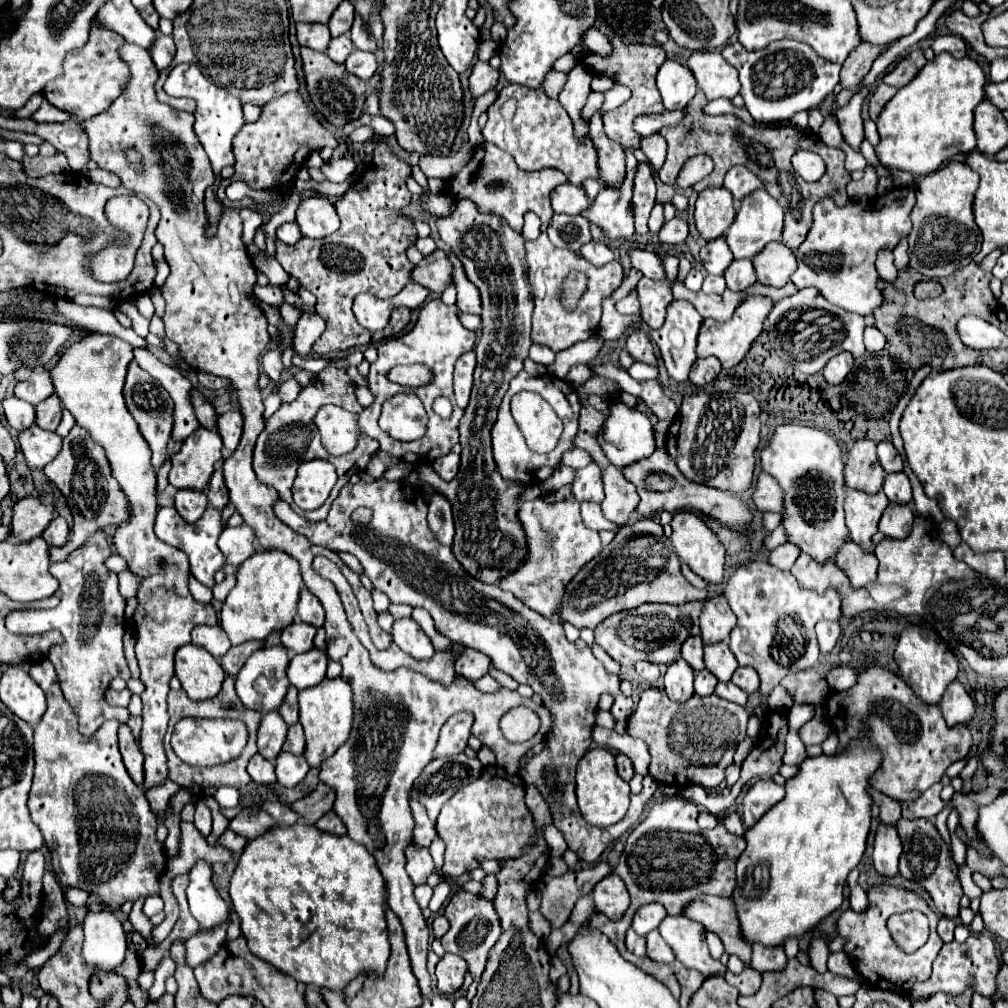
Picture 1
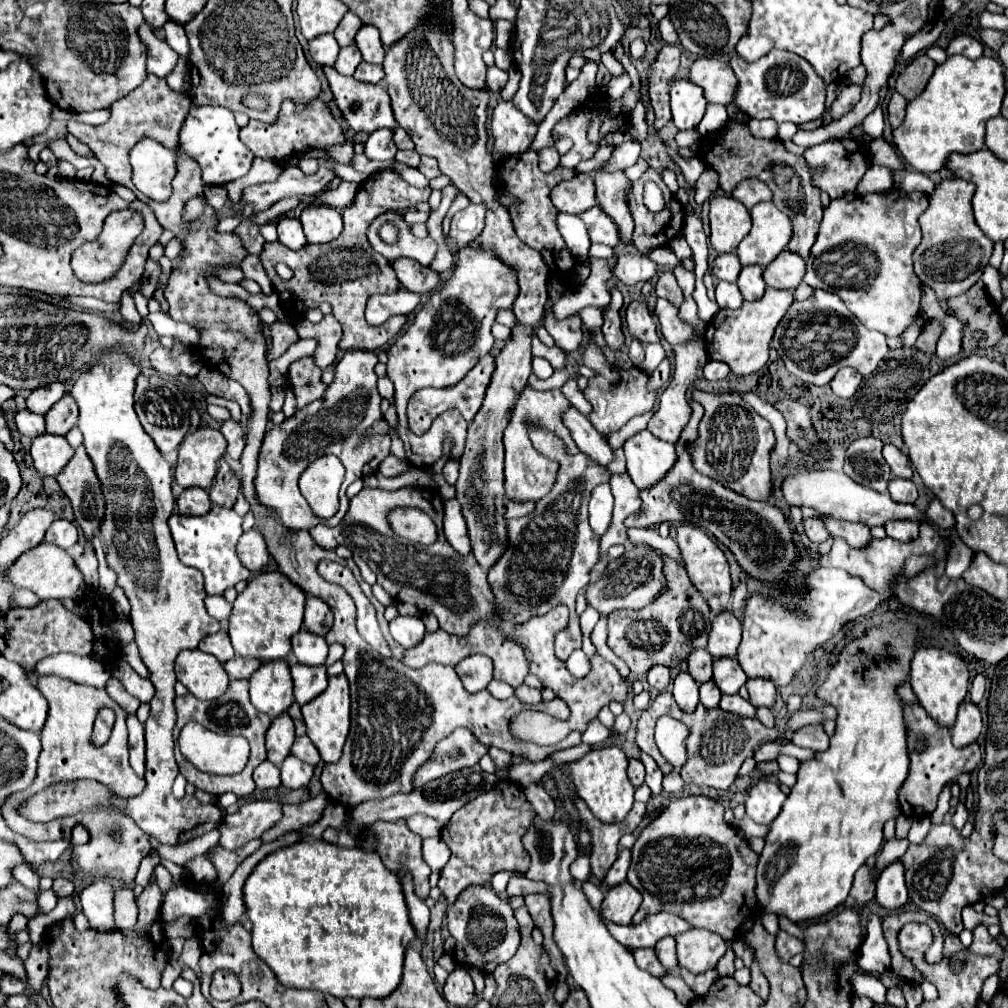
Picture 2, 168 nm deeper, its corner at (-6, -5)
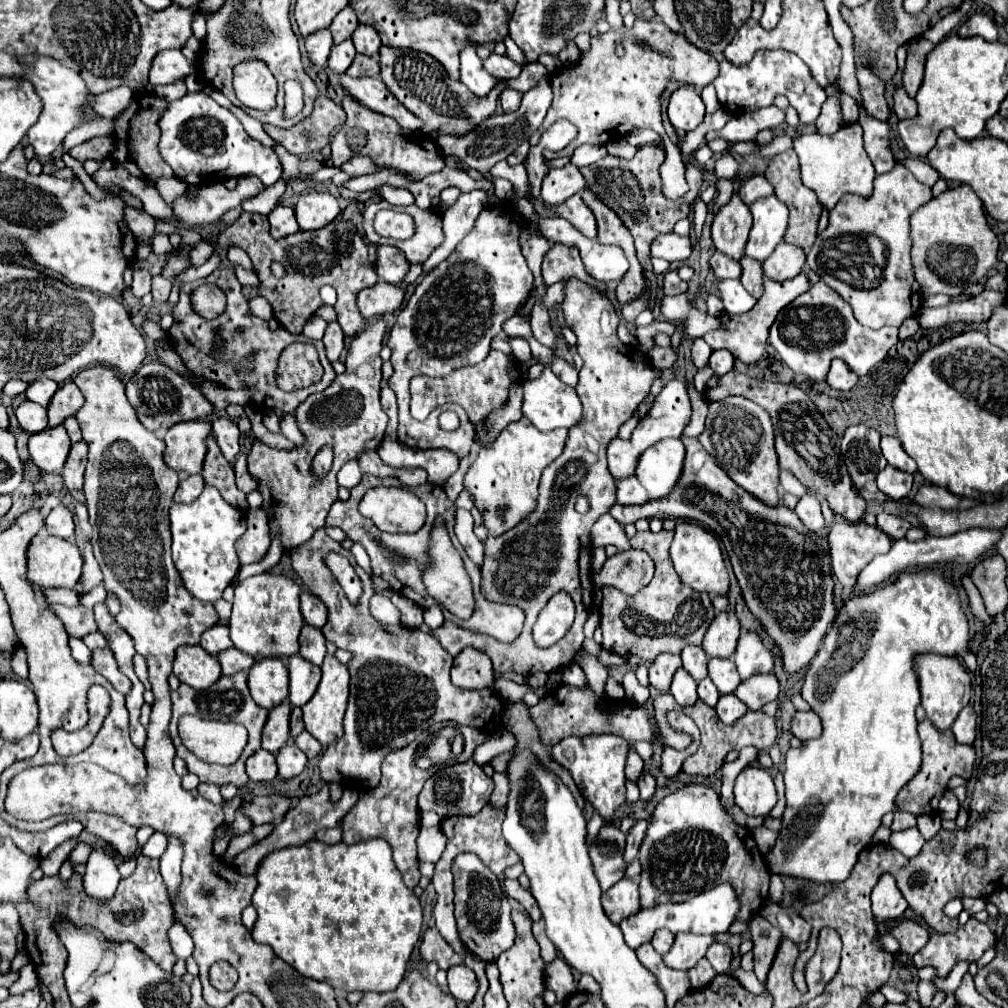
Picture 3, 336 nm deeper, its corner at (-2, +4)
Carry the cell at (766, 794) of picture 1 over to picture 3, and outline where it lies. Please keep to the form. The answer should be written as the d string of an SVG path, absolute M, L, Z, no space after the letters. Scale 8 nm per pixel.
M745 767L735 779L733 793L745 815L767 815L777 803L773 777L761 767Z

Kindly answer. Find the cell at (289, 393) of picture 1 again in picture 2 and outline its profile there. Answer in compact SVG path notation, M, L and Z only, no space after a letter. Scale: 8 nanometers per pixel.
M301 358L289 366L289 382L297 396L297 406L303 408L313 400L321 398L325 392L325 384L321 382L321 368L313 364L313 358Z

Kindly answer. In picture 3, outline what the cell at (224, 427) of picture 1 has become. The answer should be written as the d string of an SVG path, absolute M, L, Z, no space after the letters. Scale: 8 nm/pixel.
M219 417L217 421L211 423L213 425L213 433L215 433L215 439L217 439L217 445L221 449L221 453L229 459L229 463L237 457L237 453L241 451L239 447L239 427L235 421L227 419L227 417Z

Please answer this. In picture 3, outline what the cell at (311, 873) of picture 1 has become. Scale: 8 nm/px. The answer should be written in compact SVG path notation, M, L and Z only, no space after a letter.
M367 839L367 843L355 843L355 845L345 845L345 843L337 843L337 845L323 845L319 841L309 841L305 845L297 845L297 847L287 847L287 849L279 849L269 853L261 867L257 869L257 889L253 893L253 907L257 909L257 923L253 927L253 939L255 943L265 943L269 945L275 955L279 955L283 961L287 961L291 967L295 967L301 975L315 979L315 981L323 981L329 983L335 989L343 989L343 991L375 991L375 993L387 993L393 991L403 975L407 973L407 963L411 959L413 947L421 937L421 903L417 899L417 895L413 893L413 889L409 889L403 881L401 875L391 859L391 847L387 847L387 843L383 843L383 839Z

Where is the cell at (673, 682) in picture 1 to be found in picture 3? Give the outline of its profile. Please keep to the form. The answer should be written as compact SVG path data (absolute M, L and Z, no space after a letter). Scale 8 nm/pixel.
M679 669L673 677L669 693L675 697L675 701L679 705L683 705L683 707L693 705L697 701L697 683L685 669Z

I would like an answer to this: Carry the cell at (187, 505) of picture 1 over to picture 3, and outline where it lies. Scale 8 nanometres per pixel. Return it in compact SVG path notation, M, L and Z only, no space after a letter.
M201 475L183 477L179 481L179 487L177 487L175 495L173 495L173 501L175 503L191 503L191 501L195 501L201 495L203 487L205 487L205 481L203 481Z

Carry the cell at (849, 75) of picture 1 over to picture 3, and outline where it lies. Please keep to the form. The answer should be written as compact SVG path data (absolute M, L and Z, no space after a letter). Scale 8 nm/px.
M829 97L821 109L819 119L815 121L817 133L819 135L833 135L835 131L839 131L843 127L843 115L841 115L841 107L839 107L839 99L837 97Z

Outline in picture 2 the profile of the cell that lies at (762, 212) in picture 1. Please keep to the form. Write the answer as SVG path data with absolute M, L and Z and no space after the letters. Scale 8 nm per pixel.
M759 202L751 210L753 228L739 242L735 254L741 266L757 264L765 268L791 240L791 222L773 202Z

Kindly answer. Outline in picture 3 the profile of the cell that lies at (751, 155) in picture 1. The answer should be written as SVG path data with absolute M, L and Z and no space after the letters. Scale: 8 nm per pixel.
M793 149L773 157L769 169L765 171L767 181L775 187L775 197L787 205L789 209L789 229L785 233L785 243L789 245L797 245L803 251L809 251L817 239L817 221L821 217L821 205L815 197L815 193L811 193L803 183L801 183L801 175L799 175L799 163L797 163L797 155Z

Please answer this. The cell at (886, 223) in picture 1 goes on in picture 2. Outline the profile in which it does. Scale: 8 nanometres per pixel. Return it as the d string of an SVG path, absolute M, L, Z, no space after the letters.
M889 190L887 196L883 194L865 194L855 196L855 200L847 202L845 198L835 198L829 202L829 206L823 210L823 220L819 226L817 240L811 248L807 272L803 276L803 282L811 288L821 288L827 292L835 292L847 308L863 320L863 324L869 330L879 330L887 336L897 338L911 318L919 312L919 280L913 272L913 260L911 254L921 242L921 228L919 228L919 216L927 208L927 194L915 192L907 194L901 190Z

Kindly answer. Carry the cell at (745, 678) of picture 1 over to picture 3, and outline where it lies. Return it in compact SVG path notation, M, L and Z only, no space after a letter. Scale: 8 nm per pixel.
M773 673L767 675L753 675L747 681L743 681L735 695L747 705L751 711L759 711L765 703L775 701L779 695L779 681Z

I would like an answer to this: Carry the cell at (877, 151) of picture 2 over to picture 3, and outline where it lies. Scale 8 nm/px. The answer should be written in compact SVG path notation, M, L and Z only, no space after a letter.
M903 159L903 165L921 181L921 183L925 183L925 185L929 185L929 187L933 187L937 181L939 181L939 173L931 167L931 165L927 165L925 161L919 161L919 159Z

